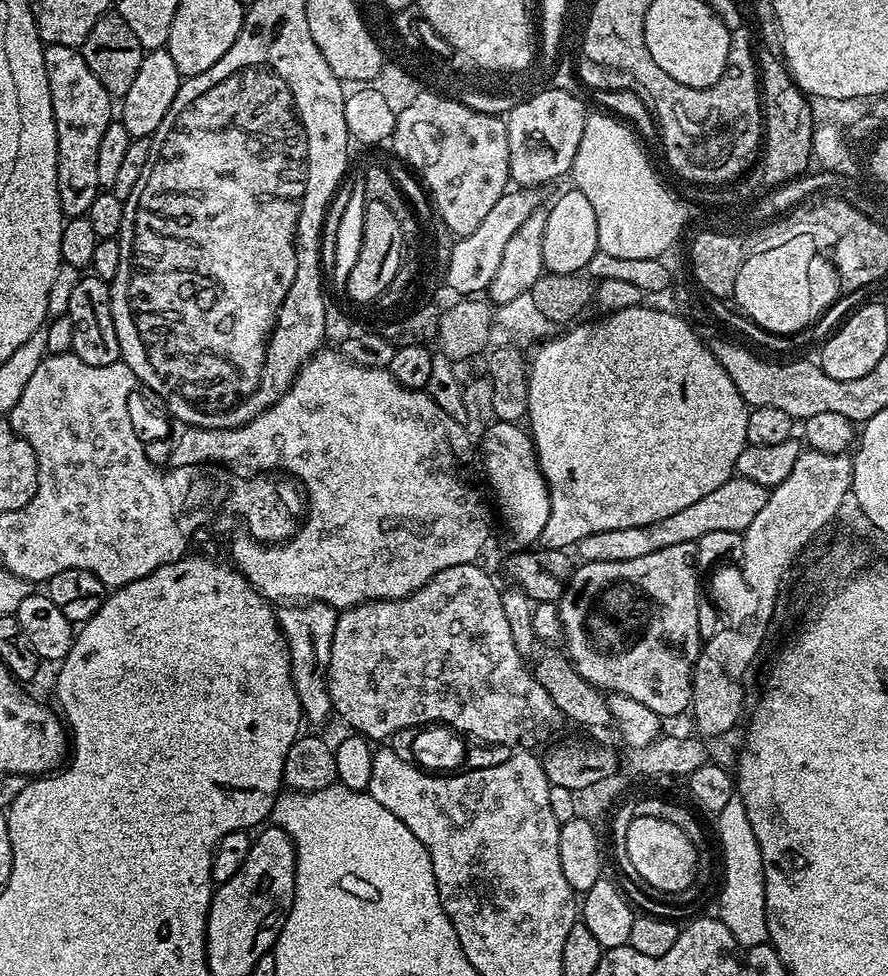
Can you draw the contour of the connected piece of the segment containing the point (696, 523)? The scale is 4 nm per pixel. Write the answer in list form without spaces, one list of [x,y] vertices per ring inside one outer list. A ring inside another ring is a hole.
[[[736,476],[726,481],[718,490],[706,494],[706,498],[698,498],[691,506],[661,518],[658,522],[650,522],[650,526],[626,526],[622,530],[598,530],[598,534],[586,534],[586,538],[575,541],[575,555],[583,563],[590,562],[626,562],[633,558],[642,558],[646,554],[654,554],[658,550],[666,550],[666,546],[679,546],[681,542],[695,544],[706,534],[718,530],[734,530],[744,533],[754,522],[758,510],[766,506],[769,489],[758,486],[758,482],[750,482],[746,478]]]

